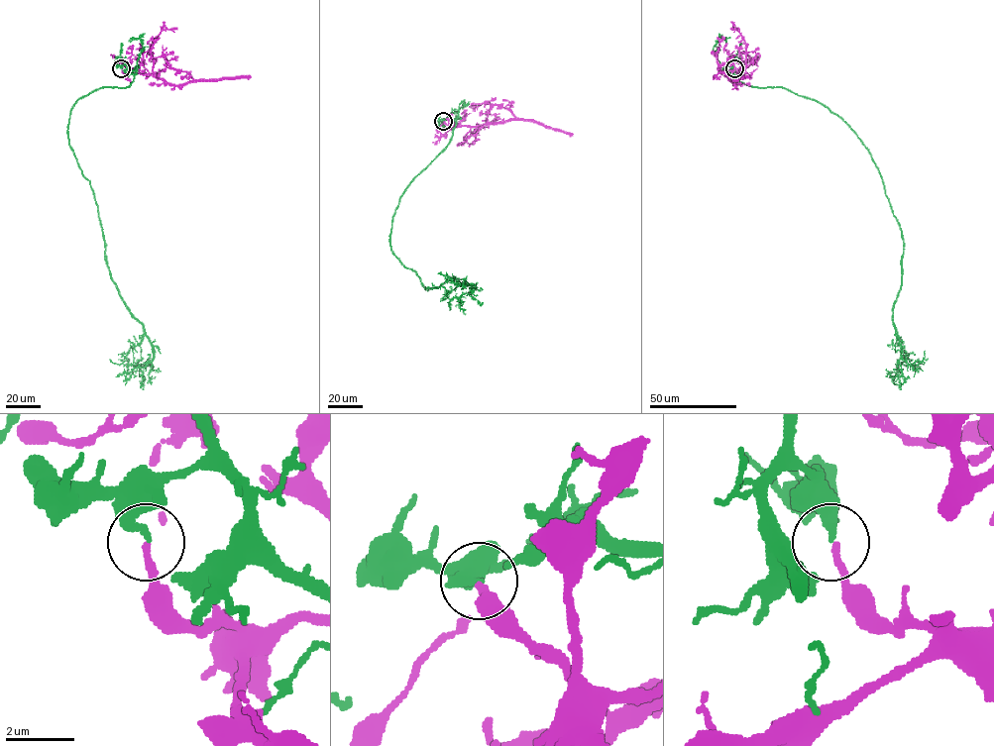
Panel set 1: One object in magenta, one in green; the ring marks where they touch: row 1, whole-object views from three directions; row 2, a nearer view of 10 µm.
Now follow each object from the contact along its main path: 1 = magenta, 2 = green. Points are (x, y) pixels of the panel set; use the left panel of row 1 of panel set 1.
1: (121, 68), (123, 72), (157, 75), (174, 84), (192, 80), (164, 56), (152, 57), (154, 42), (147, 43)
2: (122, 68), (131, 83), (79, 98), (67, 130), (96, 203), (110, 277), (152, 347), (145, 367), (116, 376)

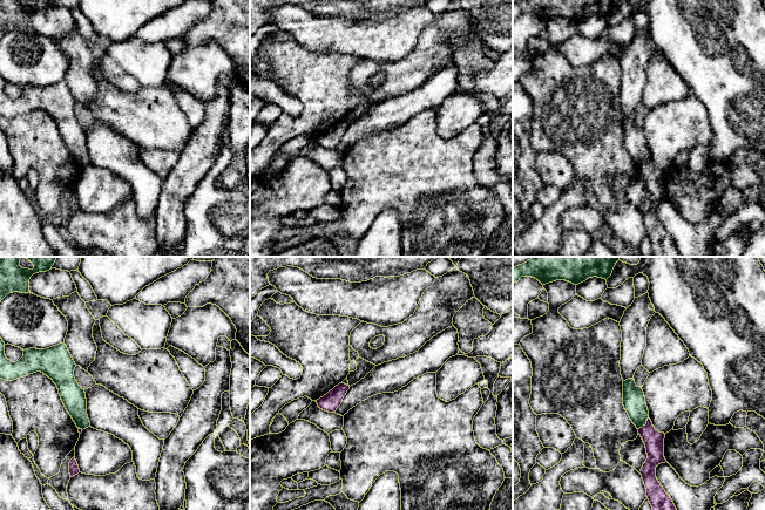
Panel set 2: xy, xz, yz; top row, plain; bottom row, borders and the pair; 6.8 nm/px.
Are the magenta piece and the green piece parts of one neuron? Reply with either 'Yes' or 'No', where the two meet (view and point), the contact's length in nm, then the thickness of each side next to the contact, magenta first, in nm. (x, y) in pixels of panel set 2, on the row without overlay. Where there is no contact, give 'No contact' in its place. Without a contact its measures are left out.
No. Touches magenta at yz (645, 162). Shared border 110 nm. Thickness 140 nm (magenta) against 160 nm

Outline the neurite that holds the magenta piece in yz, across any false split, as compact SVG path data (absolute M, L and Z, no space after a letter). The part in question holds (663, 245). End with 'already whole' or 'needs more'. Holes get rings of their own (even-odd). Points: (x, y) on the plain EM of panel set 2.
M650 156L645 163L638 166L638 171L648 191L639 211L646 226L646 234L652 244L652 257L682 257L672 237L656 215L656 204L666 199L664 195L665 171L656 168Z; already whole

